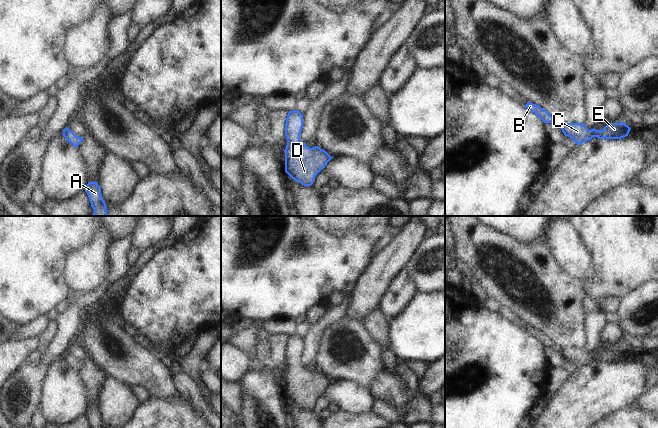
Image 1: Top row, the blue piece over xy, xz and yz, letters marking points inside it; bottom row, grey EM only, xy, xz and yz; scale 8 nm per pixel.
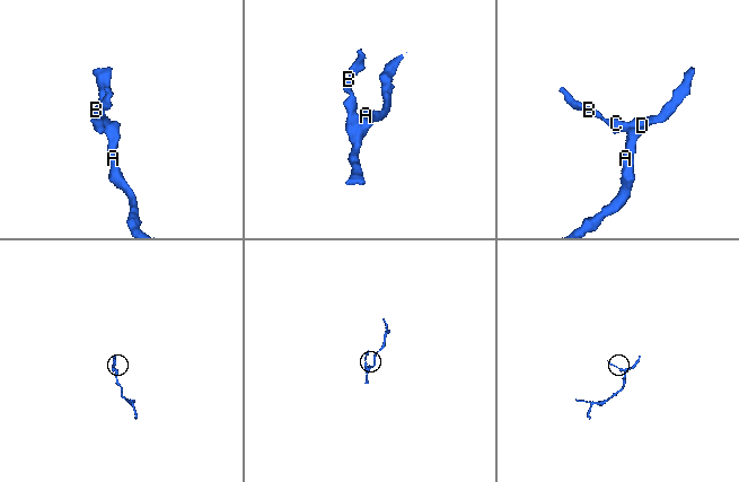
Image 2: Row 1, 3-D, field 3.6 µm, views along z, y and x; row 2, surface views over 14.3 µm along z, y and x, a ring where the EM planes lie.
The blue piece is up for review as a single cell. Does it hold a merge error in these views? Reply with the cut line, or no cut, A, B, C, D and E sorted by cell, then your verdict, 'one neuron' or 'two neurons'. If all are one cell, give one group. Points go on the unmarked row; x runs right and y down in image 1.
no cut | A B C D E | one neuron

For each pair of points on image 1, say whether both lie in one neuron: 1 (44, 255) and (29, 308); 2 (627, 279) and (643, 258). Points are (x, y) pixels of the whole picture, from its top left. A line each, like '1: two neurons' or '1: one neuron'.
1: one neuron
2: one neuron

